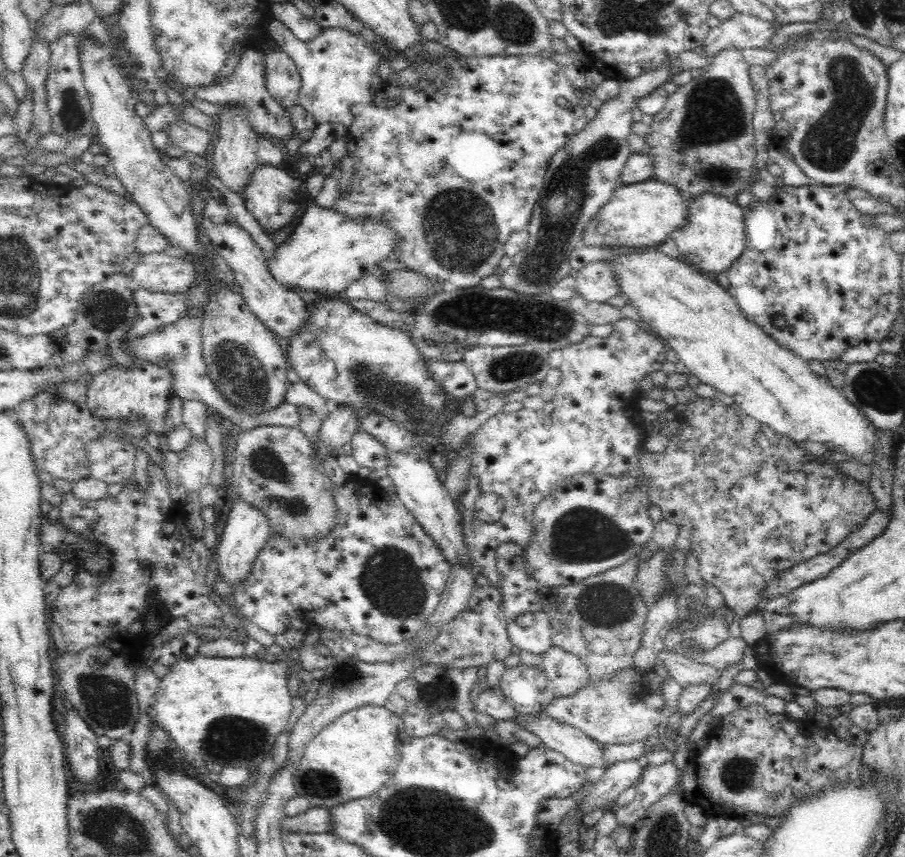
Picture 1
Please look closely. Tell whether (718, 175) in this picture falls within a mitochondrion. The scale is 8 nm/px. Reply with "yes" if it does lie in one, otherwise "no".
yes

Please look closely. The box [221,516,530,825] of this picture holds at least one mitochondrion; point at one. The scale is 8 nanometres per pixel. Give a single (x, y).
(392, 584)

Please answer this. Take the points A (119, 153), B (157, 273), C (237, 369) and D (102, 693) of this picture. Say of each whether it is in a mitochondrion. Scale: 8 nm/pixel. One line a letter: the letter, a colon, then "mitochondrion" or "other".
A: other
B: other
C: mitochondrion
D: mitochondrion

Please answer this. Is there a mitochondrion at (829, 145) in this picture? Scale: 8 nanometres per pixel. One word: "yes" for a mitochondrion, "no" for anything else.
yes

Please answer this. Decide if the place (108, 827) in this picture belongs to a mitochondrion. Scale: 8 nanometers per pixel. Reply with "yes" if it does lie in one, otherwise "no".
yes

